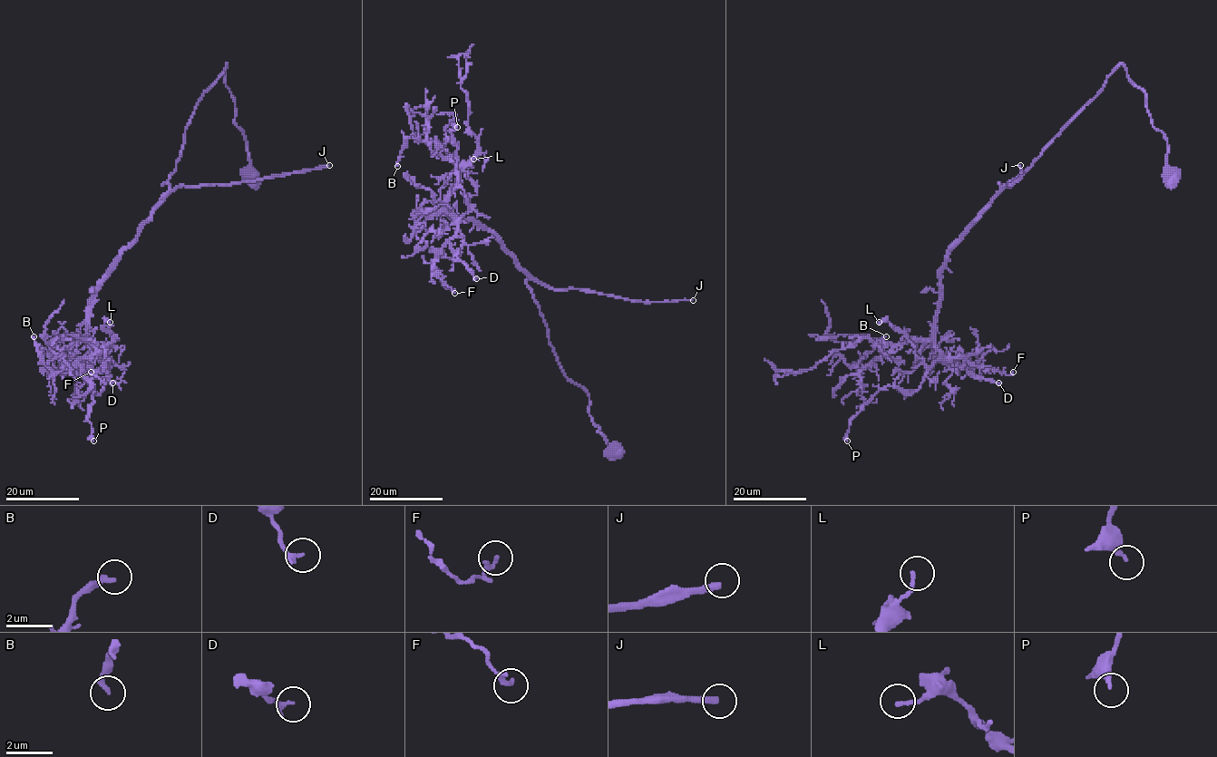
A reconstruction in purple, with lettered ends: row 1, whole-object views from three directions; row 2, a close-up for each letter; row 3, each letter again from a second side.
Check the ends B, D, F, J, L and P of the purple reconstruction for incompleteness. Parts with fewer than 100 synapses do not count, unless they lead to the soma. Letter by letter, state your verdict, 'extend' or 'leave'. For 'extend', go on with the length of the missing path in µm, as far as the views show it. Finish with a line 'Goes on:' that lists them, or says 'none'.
B: leave
D: leave
F: leave
J: extend; about 250 µm are missing
L: leave
P: leave
Goes on: J

